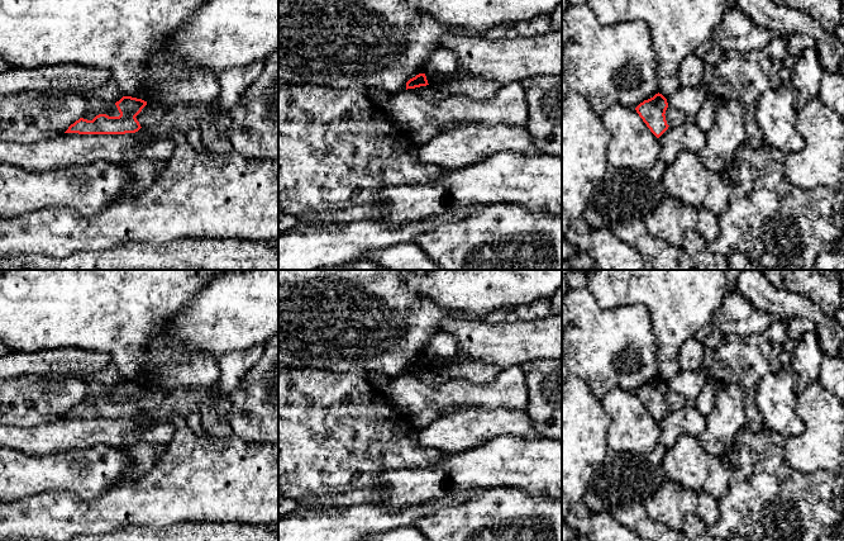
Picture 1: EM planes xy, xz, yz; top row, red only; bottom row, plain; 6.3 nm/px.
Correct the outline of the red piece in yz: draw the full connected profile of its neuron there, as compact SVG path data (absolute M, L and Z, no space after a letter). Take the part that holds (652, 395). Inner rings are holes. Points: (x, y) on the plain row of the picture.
M662 378L640 386L635 394L650 416L659 422L667 413L666 394L668 391L667 383Z

